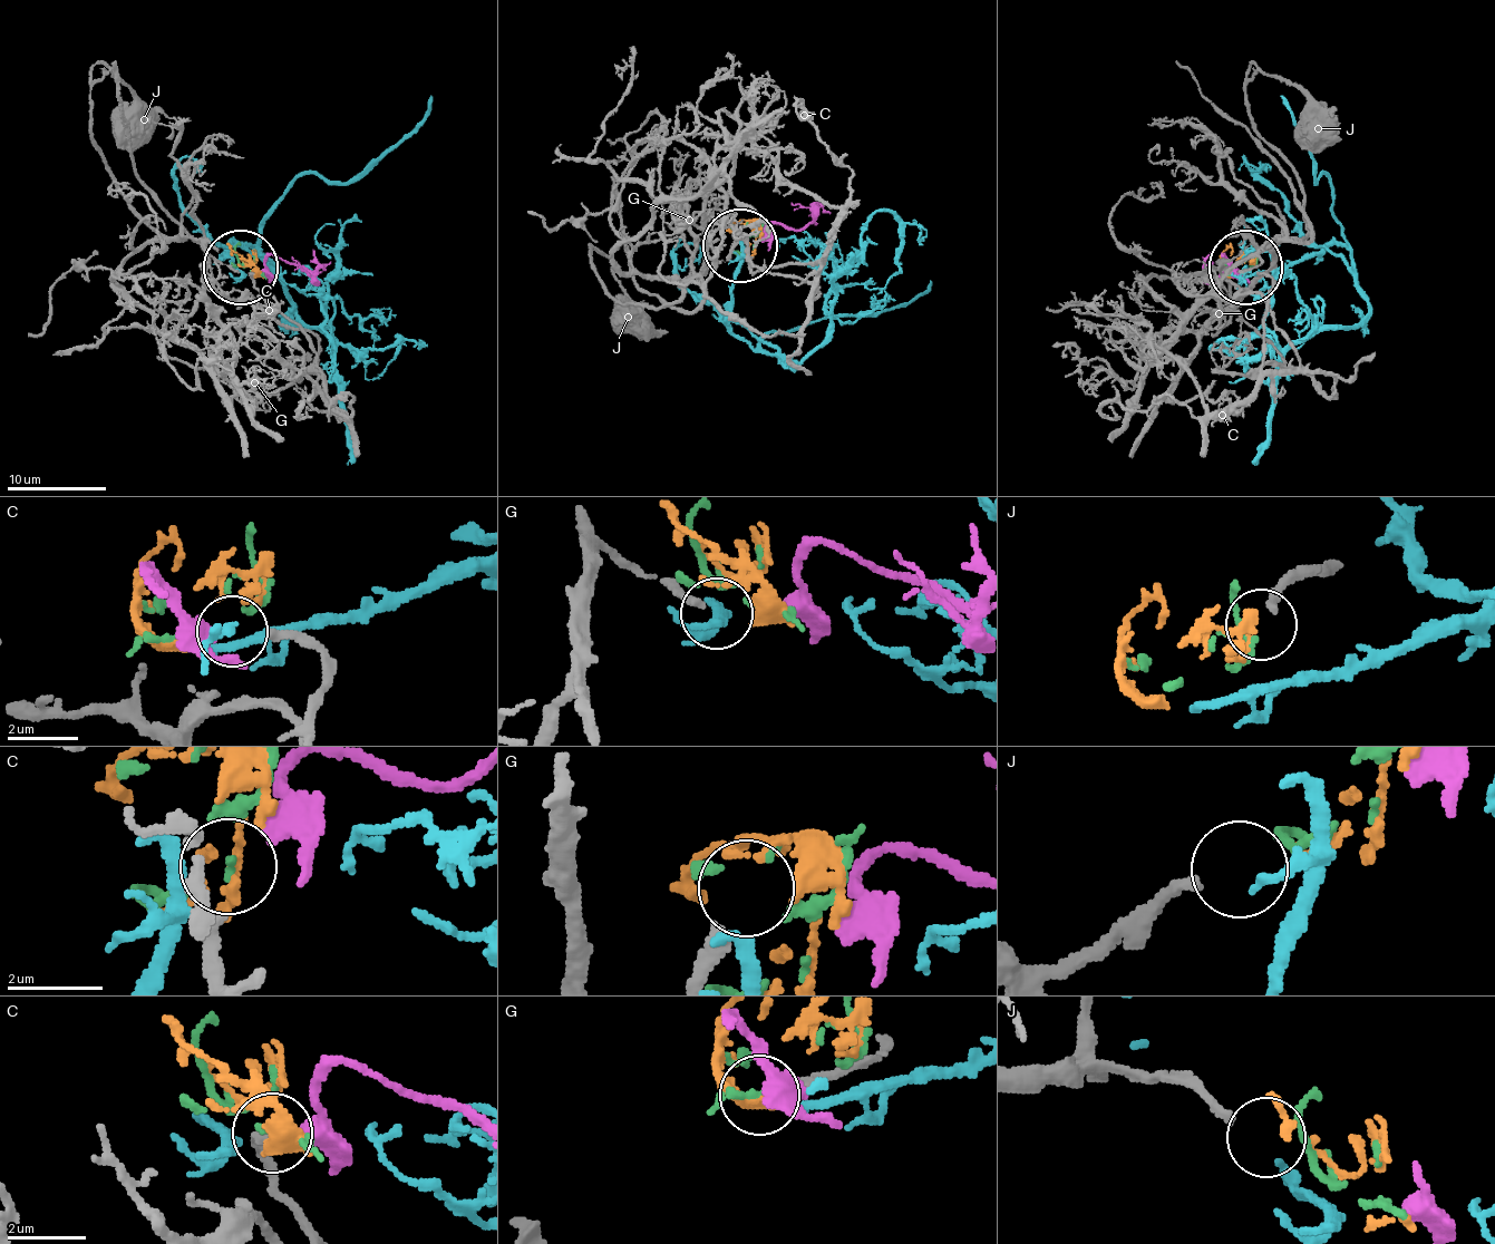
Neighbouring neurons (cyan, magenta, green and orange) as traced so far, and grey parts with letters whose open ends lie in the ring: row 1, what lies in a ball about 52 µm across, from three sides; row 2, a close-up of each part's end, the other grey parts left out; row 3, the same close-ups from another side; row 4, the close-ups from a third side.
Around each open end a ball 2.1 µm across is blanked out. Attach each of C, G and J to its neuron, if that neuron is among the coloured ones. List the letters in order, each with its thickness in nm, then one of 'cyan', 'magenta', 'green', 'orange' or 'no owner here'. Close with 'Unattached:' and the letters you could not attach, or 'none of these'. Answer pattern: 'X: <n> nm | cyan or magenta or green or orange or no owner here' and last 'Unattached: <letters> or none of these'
C: 240 nm | magenta
G: 280 nm | no owner here
J: 220 nm | no owner here
Unattached: G, J

